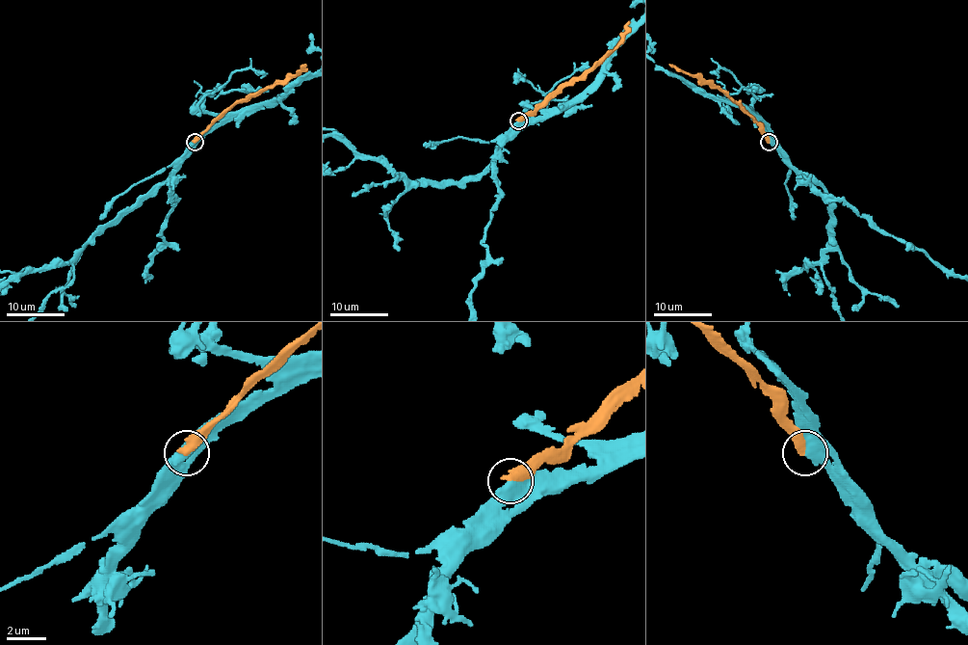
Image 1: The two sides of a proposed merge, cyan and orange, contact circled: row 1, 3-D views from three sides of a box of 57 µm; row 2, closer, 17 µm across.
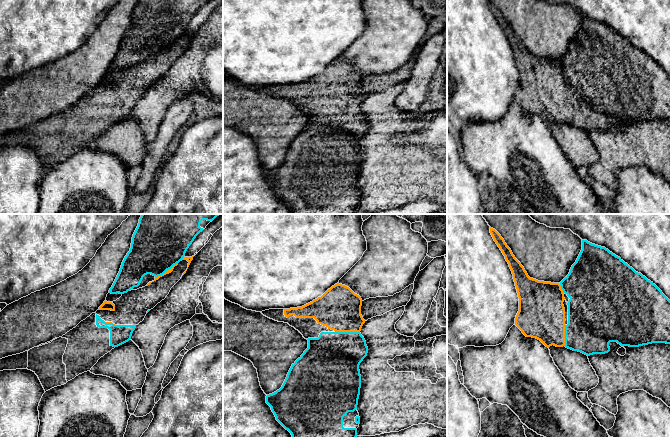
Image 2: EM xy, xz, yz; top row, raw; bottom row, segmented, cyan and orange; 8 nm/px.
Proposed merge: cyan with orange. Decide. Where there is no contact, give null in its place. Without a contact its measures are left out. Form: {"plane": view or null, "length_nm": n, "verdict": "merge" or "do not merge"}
{"plane": "xz", "length_nm": 200, "verdict": "do not merge"}

